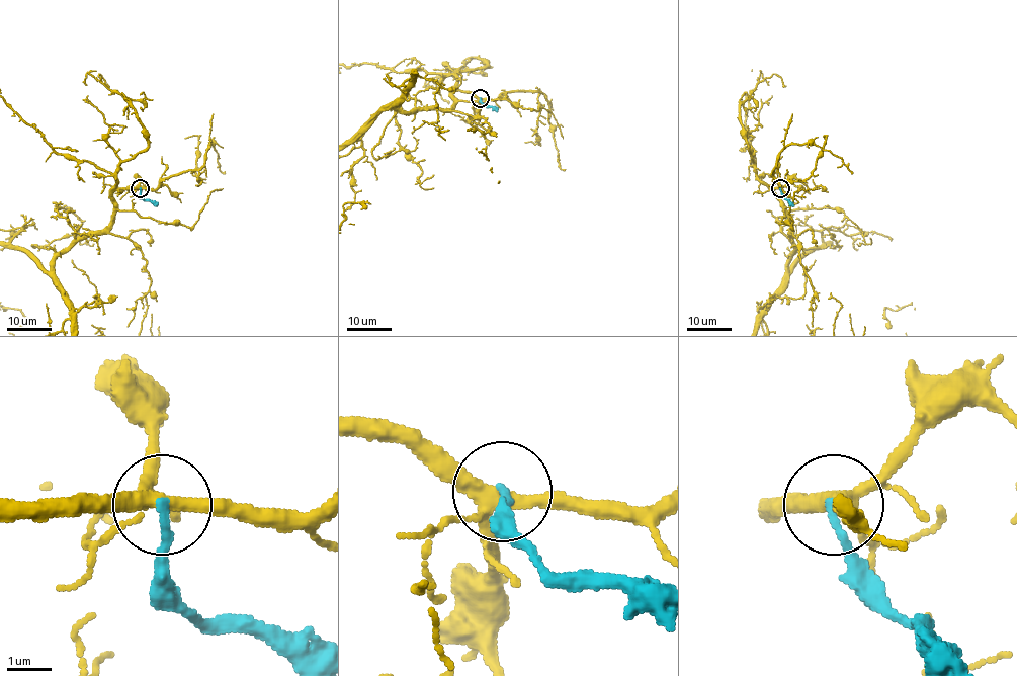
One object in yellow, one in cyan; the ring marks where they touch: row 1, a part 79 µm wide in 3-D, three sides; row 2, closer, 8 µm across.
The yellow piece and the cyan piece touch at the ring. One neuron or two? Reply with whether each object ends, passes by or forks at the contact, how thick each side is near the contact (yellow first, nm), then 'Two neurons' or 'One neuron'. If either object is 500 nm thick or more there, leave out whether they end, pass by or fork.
At the ring yellow forks. At the ring cyan ends. Thickness 320 nm (yellow) against 160 nm. Two neurons

